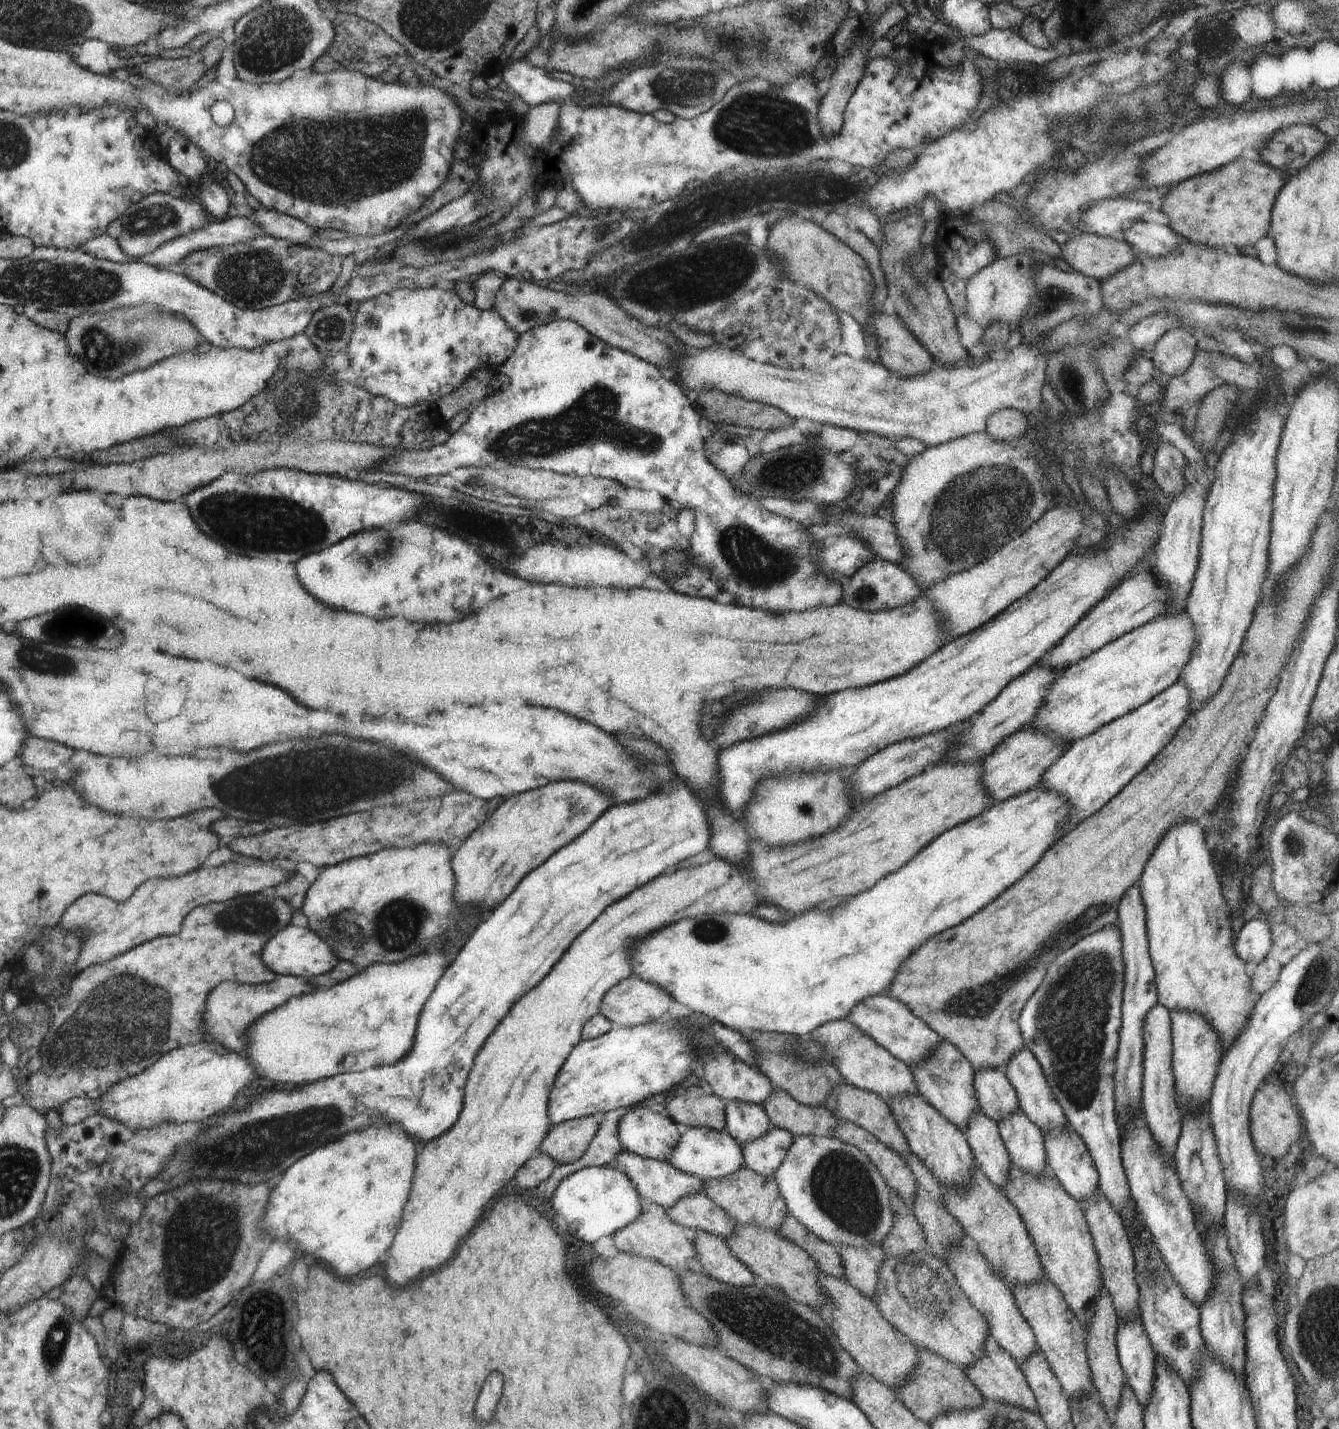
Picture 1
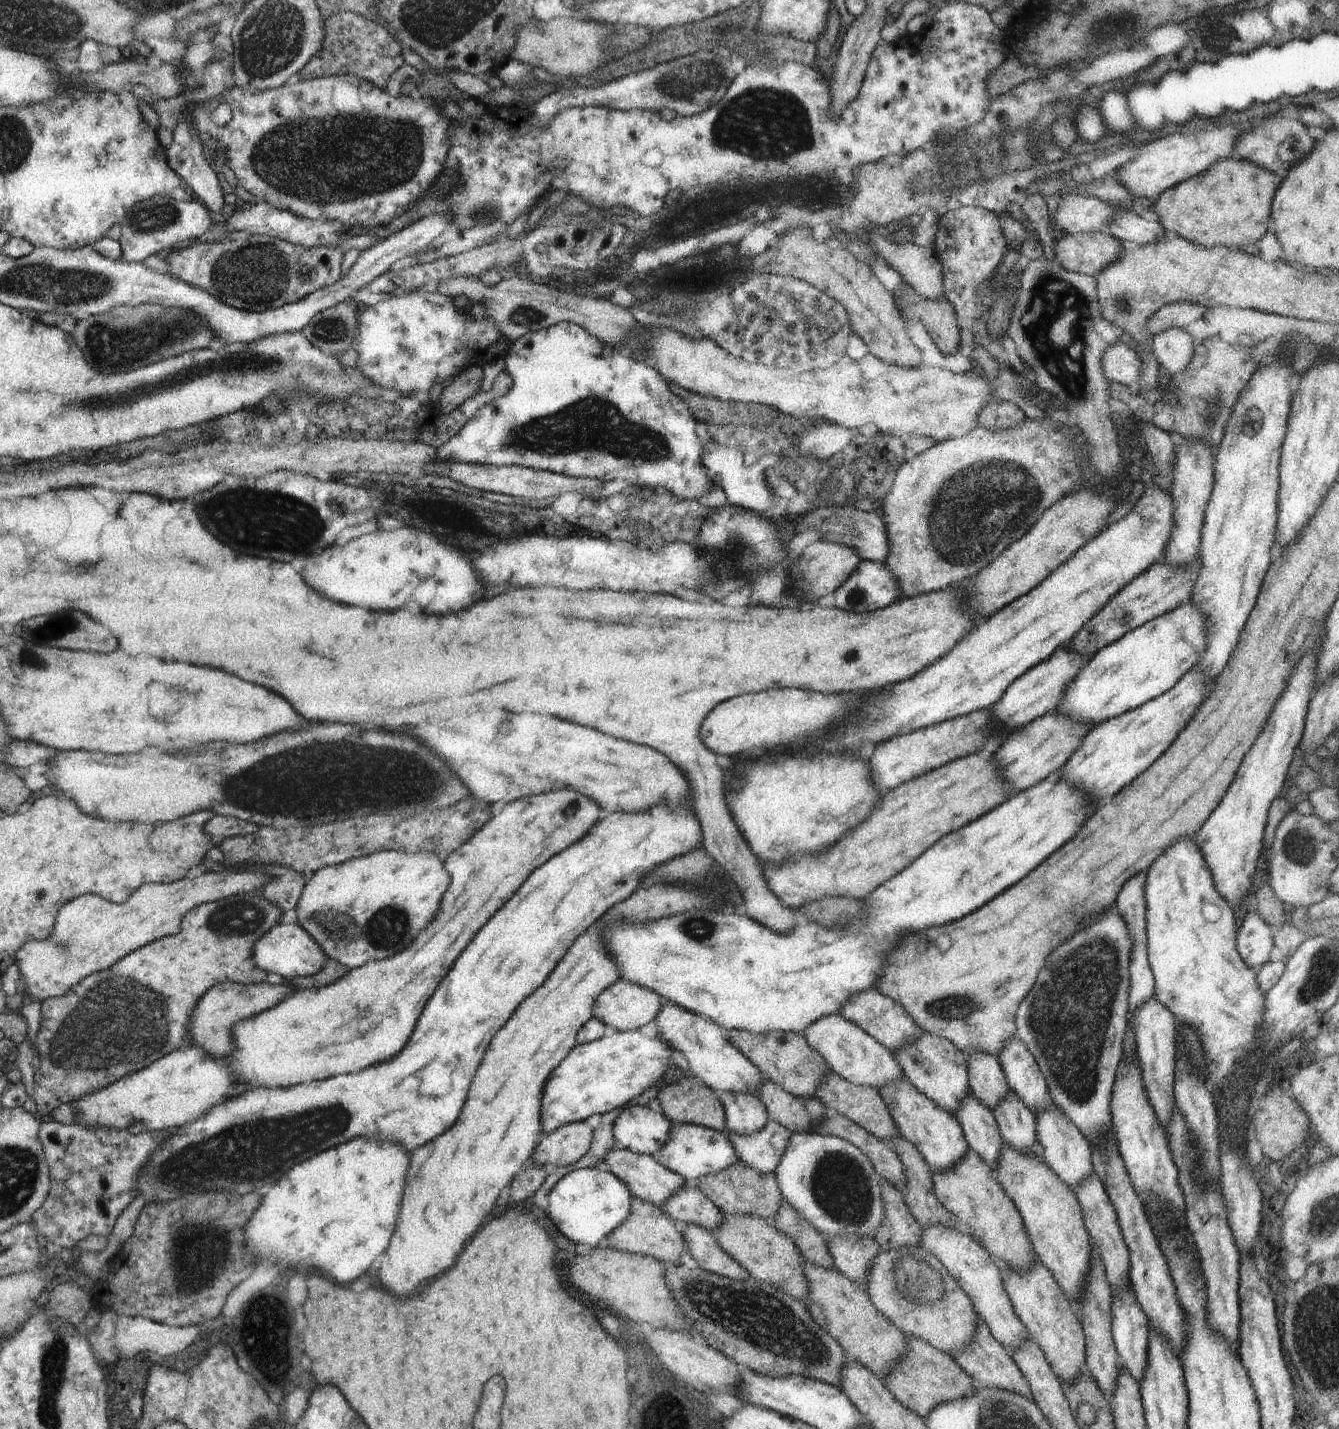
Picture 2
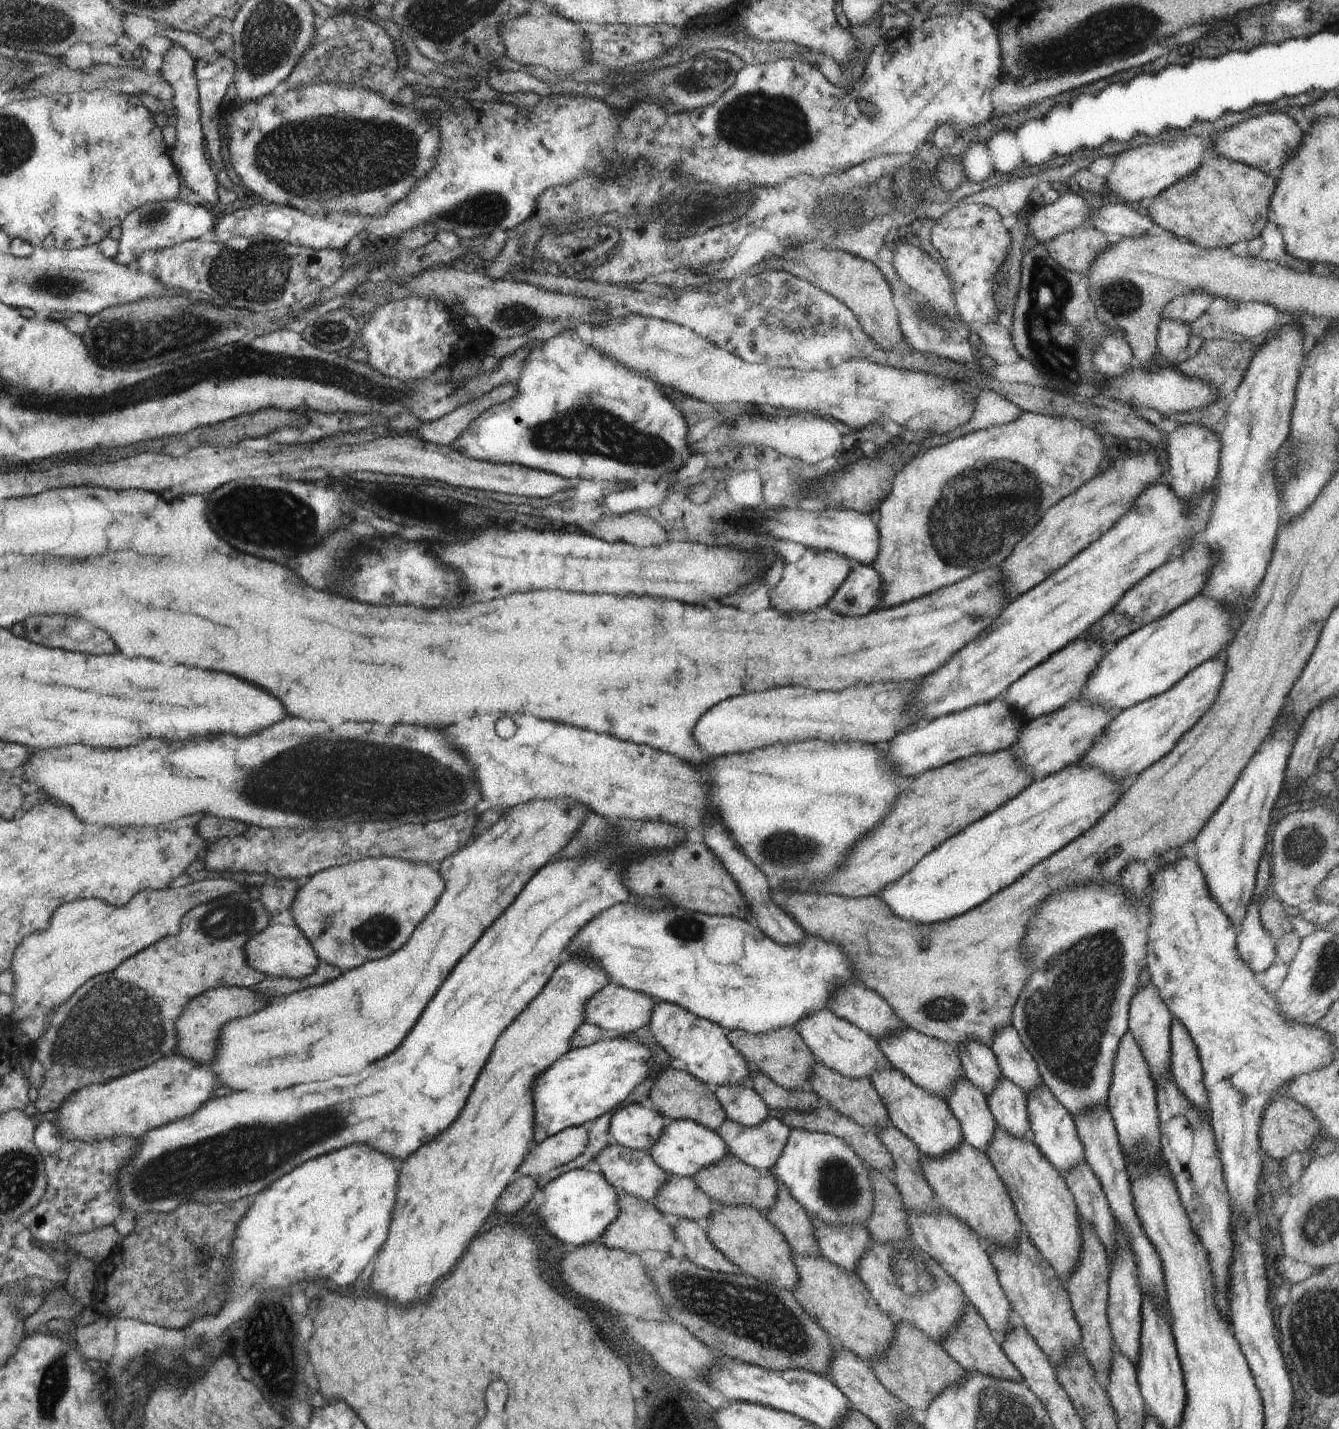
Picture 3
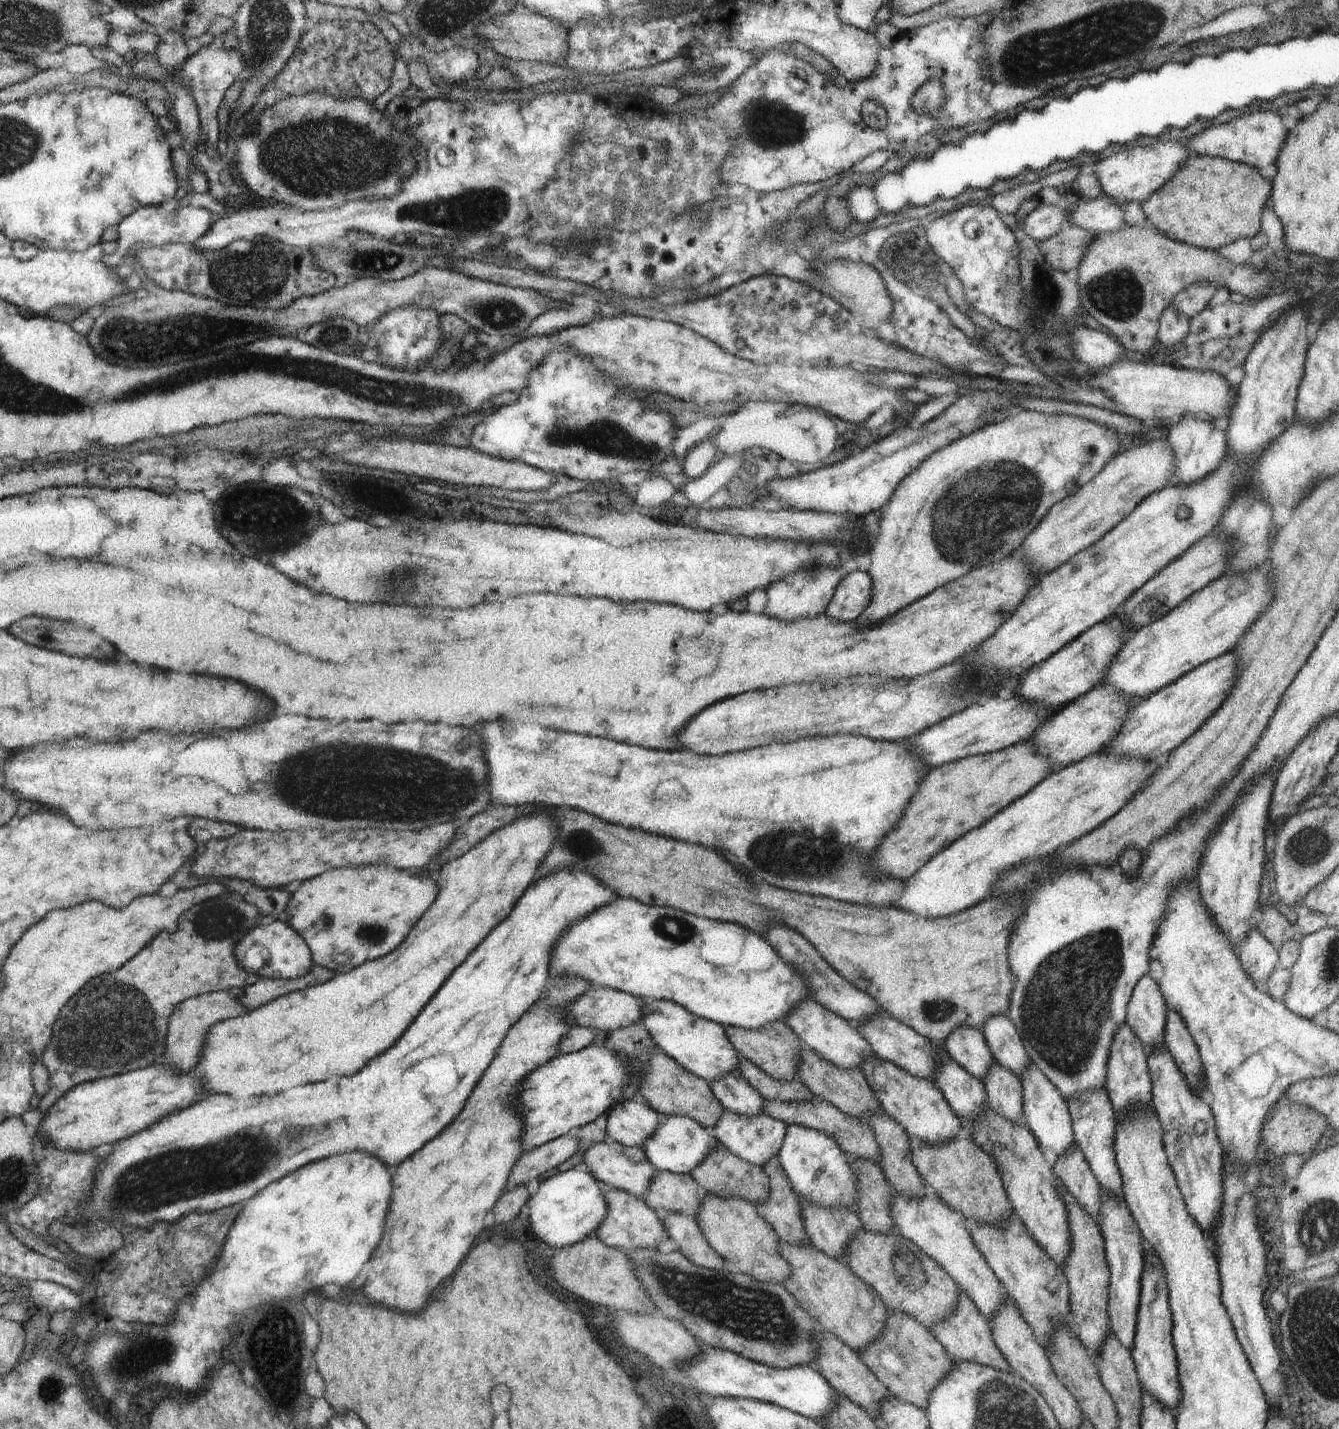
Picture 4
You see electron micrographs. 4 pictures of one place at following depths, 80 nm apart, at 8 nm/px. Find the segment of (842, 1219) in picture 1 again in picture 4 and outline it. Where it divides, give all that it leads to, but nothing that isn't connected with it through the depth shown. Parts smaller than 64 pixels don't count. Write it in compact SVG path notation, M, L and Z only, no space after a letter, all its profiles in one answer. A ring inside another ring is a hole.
M788 1125L778 1158L792 1190L799 1198L806 1198L808 1202L824 1208L848 1208L856 1211L858 1186L846 1153L834 1138L824 1132Z

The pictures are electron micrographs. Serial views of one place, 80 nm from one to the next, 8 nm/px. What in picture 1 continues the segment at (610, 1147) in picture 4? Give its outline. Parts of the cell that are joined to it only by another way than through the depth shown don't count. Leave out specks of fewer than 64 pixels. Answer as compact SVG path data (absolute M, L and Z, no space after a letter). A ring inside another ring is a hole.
M622 1151L616 1155L616 1162L613 1166L623 1172L638 1191L638 1194L646 1201L656 1203L667 1209L679 1198L702 1191L706 1186L701 1178L694 1175L687 1175L681 1170L675 1169L668 1161L651 1159L640 1156L630 1151Z

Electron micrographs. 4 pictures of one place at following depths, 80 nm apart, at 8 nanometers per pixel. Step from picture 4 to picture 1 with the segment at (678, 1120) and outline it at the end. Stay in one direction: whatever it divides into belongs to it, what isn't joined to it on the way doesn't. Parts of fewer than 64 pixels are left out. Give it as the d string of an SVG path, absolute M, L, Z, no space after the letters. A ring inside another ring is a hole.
M706 1127L683 1128L675 1148L665 1158L675 1169L707 1180L724 1178L744 1167L745 1160L738 1144L726 1131L718 1132Z

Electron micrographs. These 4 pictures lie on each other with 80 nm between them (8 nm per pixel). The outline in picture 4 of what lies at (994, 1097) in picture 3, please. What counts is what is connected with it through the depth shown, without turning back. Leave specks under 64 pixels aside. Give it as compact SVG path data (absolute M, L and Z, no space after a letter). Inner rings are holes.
M994 1061L989 1067L988 1072L984 1075L983 1085L987 1094L987 1106L990 1107L993 1111L996 1111L998 1114L1004 1115L1010 1122L1020 1123L1022 1126L1025 1124L1025 1114L1024 1114L1024 1105L1023 1105L1023 1086L1021 1080L1005 1066L1002 1066L1000 1063Z

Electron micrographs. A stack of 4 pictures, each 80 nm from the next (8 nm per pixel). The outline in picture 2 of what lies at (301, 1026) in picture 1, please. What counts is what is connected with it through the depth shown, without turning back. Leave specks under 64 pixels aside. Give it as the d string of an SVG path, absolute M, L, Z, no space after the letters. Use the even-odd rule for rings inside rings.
M574 790L532 795L505 805L498 815L443 861L452 882L449 882L448 890L441 898L434 920L424 930L420 930L412 946L392 958L368 962L362 968L349 970L342 978L326 986L296 990L272 1008L231 1026L232 1054L225 1061L234 1082L244 1082L244 1086L236 1084L237 1090L250 1086L288 1088L300 1082L314 1082L338 1074L360 1072L376 1062L388 1062L388 1058L394 1058L408 1042L428 999L435 993L462 950L466 950L466 946L472 942L480 926L484 926L500 910L500 906L504 906L516 894L516 890L533 870L578 842L604 817L604 812L593 800L584 798Z

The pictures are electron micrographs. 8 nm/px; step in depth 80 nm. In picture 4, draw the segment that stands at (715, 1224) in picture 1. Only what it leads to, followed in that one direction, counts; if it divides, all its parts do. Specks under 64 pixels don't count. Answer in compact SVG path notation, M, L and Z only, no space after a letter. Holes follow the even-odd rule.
M654 1171L648 1192L641 1198L652 1209L663 1208L668 1213L695 1217L702 1204L704 1192L689 1174Z

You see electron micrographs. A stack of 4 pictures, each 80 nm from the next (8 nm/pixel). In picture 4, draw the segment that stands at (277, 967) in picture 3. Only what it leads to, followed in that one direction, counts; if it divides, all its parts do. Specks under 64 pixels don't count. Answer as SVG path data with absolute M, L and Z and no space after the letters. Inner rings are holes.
M266 919L250 929L233 950L236 962L246 971L267 979L295 979L308 974L313 964L310 949L304 939L288 924L278 919Z

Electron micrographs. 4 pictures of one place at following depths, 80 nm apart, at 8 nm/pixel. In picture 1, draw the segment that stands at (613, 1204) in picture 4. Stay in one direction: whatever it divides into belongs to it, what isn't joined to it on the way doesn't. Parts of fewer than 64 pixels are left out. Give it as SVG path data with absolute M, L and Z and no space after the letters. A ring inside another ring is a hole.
M642 1200L643 1209L639 1214L639 1217L636 1218L634 1222L628 1224L624 1228L617 1230L613 1234L613 1241L616 1248L619 1251L630 1253L631 1255L636 1255L644 1258L651 1258L665 1264L667 1267L676 1270L676 1272L690 1271L686 1262L692 1260L692 1258L697 1258L697 1252L693 1243L693 1240L686 1237L684 1233L683 1226L680 1226L677 1222L674 1222L668 1215L667 1210L656 1203L648 1202Z

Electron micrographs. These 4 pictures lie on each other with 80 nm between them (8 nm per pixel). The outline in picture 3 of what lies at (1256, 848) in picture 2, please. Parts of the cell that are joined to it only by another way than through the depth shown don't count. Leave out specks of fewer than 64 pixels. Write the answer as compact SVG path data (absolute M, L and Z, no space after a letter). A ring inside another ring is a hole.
M1279 714L1274 728L1250 758L1224 803L1193 839L1196 863L1207 883L1208 893L1236 930L1242 925L1253 900L1259 863L1270 834L1276 800L1282 794L1288 758L1299 730L1290 714Z

